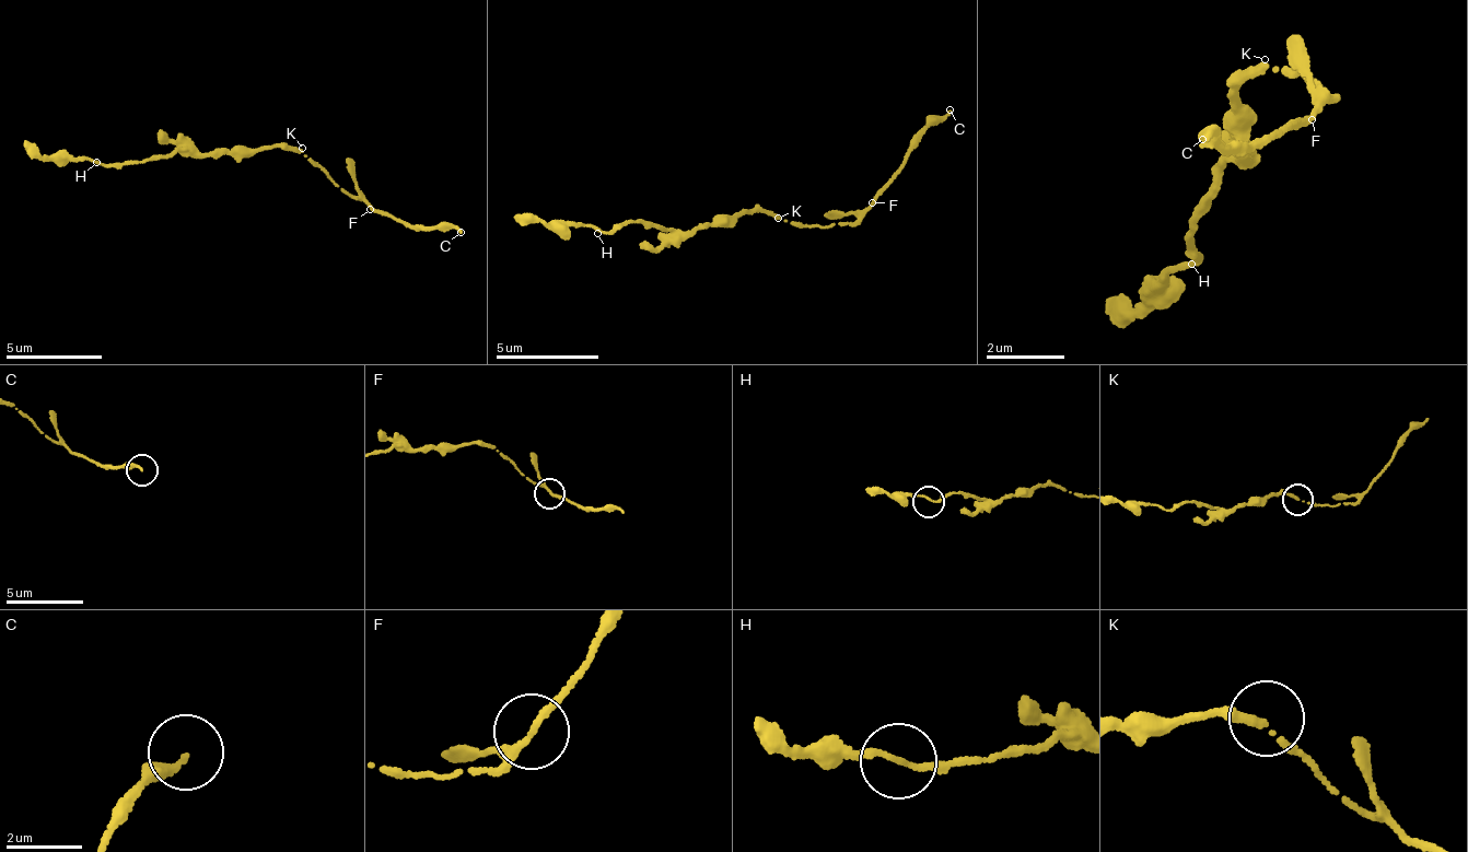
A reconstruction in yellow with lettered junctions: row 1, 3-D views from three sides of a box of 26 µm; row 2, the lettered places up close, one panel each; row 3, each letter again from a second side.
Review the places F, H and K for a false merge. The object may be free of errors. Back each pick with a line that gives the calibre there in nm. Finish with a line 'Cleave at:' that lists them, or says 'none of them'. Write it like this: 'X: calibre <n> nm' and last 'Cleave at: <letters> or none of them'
Cleave at: none of them

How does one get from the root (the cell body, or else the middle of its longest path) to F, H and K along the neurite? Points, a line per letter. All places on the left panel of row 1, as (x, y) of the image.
F: (257, 147), (295, 150), (309, 155), (311, 162), (319, 164), (341, 190), (371, 210)
H: (257, 147), (221, 147), (208, 152), (176, 149), (139, 162), (96, 162)
K: (257, 147), (302, 148)

